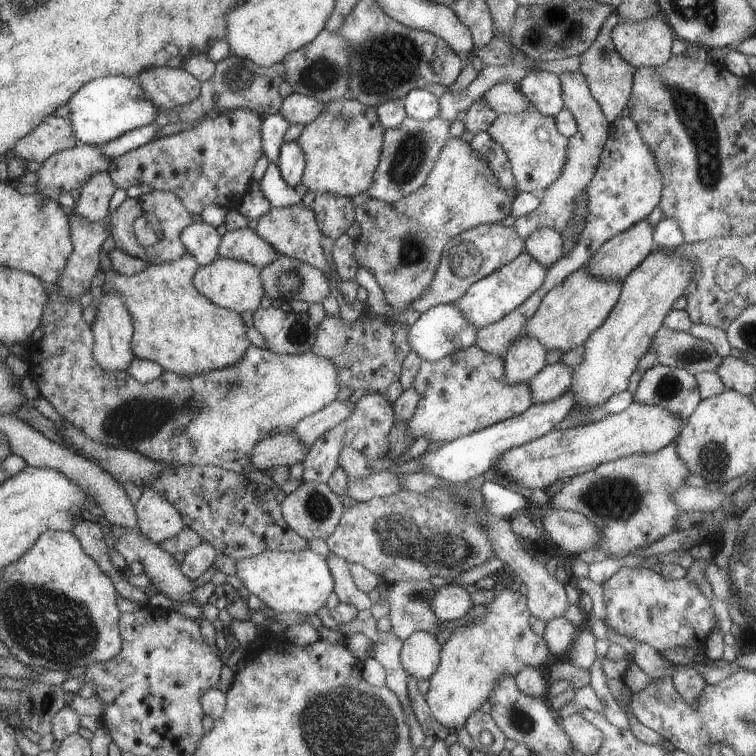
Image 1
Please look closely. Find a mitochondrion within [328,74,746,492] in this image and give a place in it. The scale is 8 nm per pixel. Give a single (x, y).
(693, 113)

